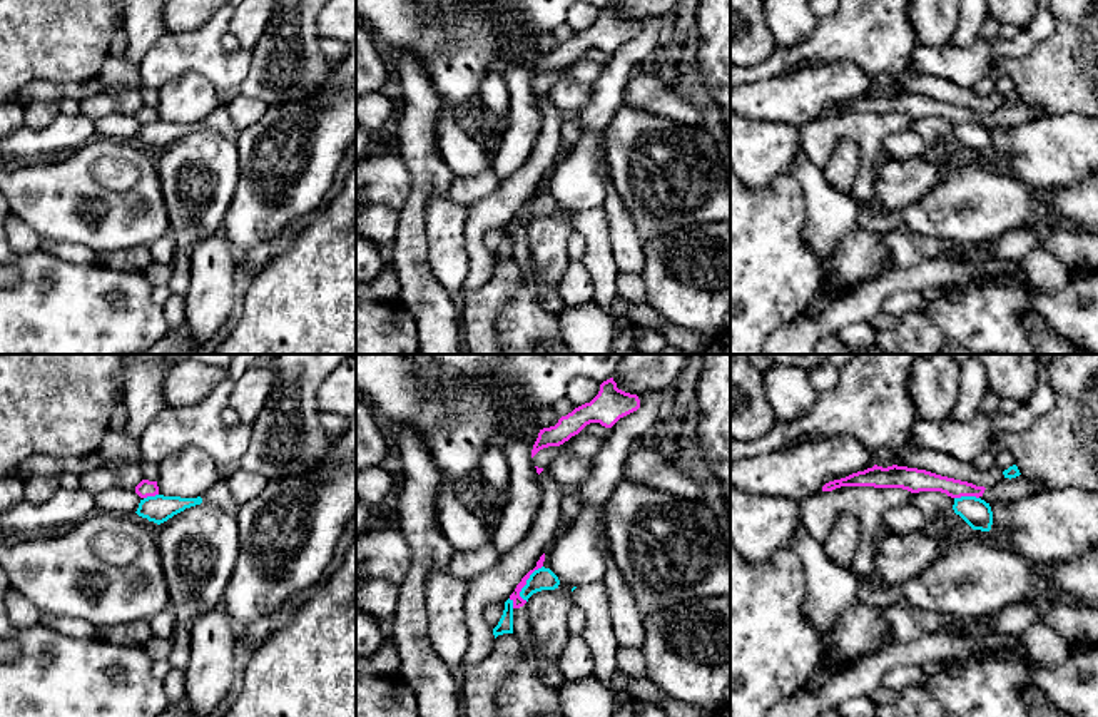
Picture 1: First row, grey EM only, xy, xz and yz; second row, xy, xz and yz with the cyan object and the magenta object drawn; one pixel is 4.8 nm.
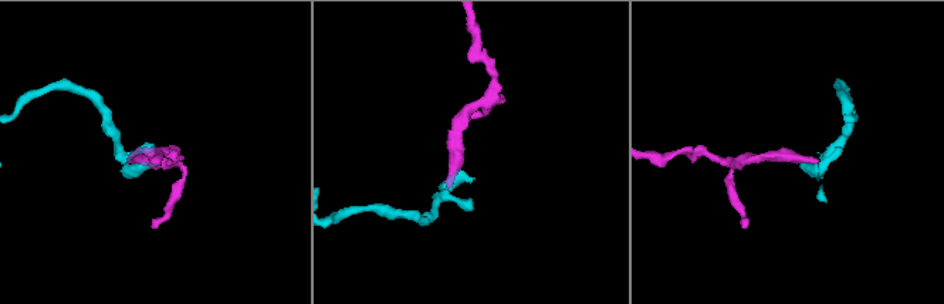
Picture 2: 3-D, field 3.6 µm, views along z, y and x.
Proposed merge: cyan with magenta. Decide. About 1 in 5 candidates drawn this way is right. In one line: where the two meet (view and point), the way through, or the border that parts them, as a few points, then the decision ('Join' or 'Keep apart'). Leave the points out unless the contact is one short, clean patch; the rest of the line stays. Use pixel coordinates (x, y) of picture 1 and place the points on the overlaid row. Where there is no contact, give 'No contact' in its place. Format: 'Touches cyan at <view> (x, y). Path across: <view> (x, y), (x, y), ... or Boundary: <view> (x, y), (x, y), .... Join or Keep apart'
Touches cyan at xz (527, 582). Boundary: xz (542, 565), (522, 589), (520, 597), (523, 600). Keep apart

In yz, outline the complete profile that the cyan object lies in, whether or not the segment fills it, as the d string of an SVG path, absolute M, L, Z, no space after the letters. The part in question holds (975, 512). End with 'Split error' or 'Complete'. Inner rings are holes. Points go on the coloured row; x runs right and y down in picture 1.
M976 496L954 498L953 510L973 530L989 531L993 525L993 511L989 503Z. Complete

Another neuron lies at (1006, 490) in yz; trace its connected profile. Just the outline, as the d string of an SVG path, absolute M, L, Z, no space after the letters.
M877 466L852 473L846 478L829 481L822 491L832 491L841 486L874 486L874 488L902 488L911 493L941 491L951 498L976 496L984 501L1016 501L1043 491L1043 488L1024 476L1003 478L993 486L976 486L968 481L941 476L926 470L907 466Z

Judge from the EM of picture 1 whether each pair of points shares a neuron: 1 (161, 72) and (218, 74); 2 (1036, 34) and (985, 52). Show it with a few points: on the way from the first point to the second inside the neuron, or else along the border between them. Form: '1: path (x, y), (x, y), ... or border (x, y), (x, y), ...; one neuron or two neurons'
1: path (174, 62), (204, 62); one neuron
2: path (1023, 42), (1015, 49), (998, 49); one neuron

